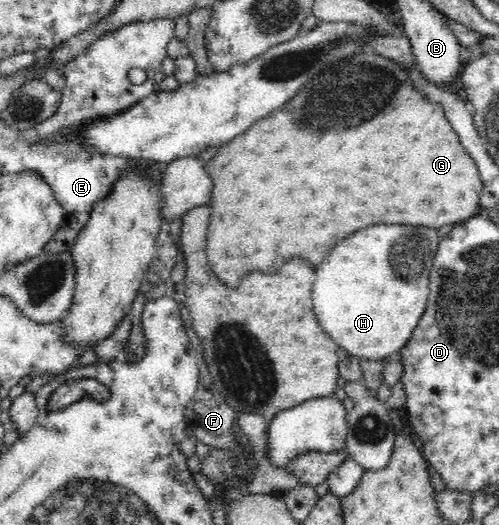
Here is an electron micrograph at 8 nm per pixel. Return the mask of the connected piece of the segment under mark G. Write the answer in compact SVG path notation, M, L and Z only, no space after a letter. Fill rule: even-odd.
M370 51L357 53L345 57L345 60L339 60L337 64L317 74L310 82L305 83L304 88L301 88L301 92L293 100L289 100L285 106L260 118L240 136L223 145L211 159L204 162L205 170L213 181L212 194L208 203L211 206L211 226L209 226L206 248L213 272L225 284L231 288L237 288L249 272L259 270L265 274L275 274L283 266L283 262L295 256L305 258L309 266L319 266L329 256L329 252L335 248L337 242L345 240L349 234L357 232L359 228L365 228L371 224L409 224L409 226L441 228L445 224L463 222L478 214L483 183L481 176L477 174L477 166L473 164L471 156L457 140L457 134L449 126L449 120L445 120L443 108L437 103L427 104L429 101L421 94L423 93L415 90L409 74L401 65Z

